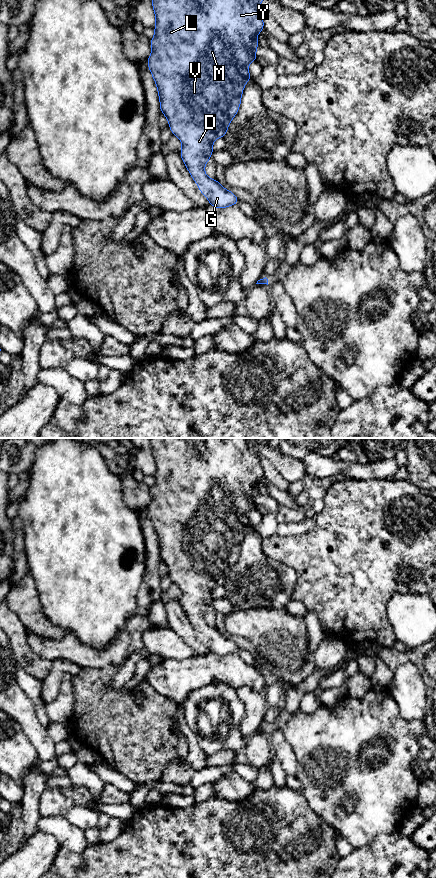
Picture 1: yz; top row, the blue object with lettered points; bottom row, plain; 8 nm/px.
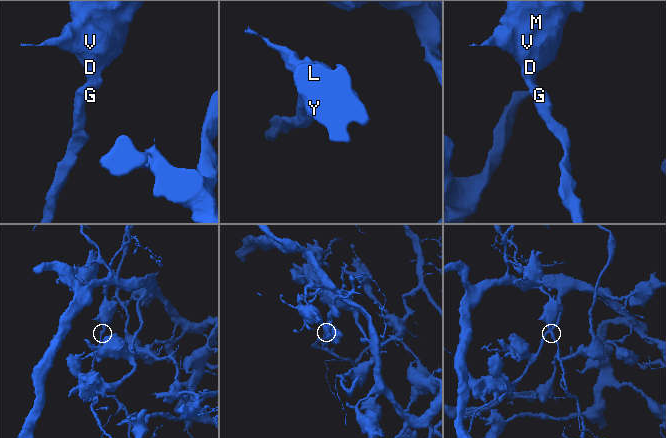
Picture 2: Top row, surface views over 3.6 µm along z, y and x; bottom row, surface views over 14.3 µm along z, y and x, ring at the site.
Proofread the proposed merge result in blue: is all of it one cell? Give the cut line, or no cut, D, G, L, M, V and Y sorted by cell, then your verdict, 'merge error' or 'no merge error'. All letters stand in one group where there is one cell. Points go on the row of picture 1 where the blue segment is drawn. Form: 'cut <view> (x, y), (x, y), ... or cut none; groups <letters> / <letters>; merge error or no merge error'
cut none; groups D G L M V Y; no merge error

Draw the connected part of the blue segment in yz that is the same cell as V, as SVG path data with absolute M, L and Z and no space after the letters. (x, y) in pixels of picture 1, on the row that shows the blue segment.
M152 0L153 10L156 16L156 24L154 26L155 37L149 39L152 53L148 57L147 63L157 86L160 111L167 117L172 134L176 135L182 142L183 146L180 156L191 174L192 179L198 184L199 191L207 197L211 206L219 209L233 206L240 201L230 190L224 189L216 179L208 178L205 174L204 167L214 152L212 146L213 141L217 138L224 138L230 121L236 116L239 110L245 83L252 80L247 66L252 61L257 61L255 49L260 46L256 41L256 37L264 30L264 21L260 12L260 2L261 0Z

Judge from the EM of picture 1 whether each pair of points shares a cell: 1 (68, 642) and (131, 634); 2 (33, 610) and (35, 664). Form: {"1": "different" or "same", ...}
{"1": "same", "2": "different"}

